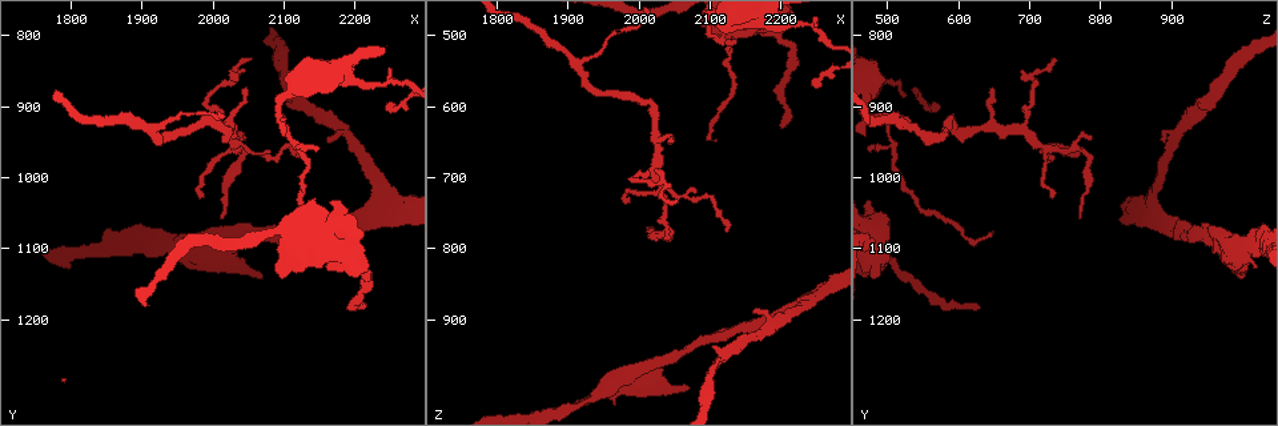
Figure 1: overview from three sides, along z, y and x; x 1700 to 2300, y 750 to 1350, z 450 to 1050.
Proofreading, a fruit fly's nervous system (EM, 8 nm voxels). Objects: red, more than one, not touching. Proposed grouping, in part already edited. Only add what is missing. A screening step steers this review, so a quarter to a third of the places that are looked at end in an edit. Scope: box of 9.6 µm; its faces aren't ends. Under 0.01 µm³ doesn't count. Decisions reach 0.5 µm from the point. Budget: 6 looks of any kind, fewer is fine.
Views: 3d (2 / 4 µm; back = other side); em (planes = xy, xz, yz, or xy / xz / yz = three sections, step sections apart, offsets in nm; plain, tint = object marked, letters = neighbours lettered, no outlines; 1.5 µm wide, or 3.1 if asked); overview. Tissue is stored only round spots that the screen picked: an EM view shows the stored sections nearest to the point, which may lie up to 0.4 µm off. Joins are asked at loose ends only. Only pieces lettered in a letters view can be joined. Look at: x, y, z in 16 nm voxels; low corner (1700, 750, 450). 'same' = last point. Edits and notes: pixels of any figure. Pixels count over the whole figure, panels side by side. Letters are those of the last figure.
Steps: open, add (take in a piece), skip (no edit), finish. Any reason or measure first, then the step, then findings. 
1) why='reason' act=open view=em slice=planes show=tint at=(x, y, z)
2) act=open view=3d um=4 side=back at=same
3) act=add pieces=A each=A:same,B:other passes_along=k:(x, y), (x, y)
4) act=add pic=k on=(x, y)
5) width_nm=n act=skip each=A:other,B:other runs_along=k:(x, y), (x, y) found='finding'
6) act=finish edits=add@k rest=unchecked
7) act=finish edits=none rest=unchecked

why='branch stops here' act=open view=3d um=2 at=(1960, 1125, 1015)

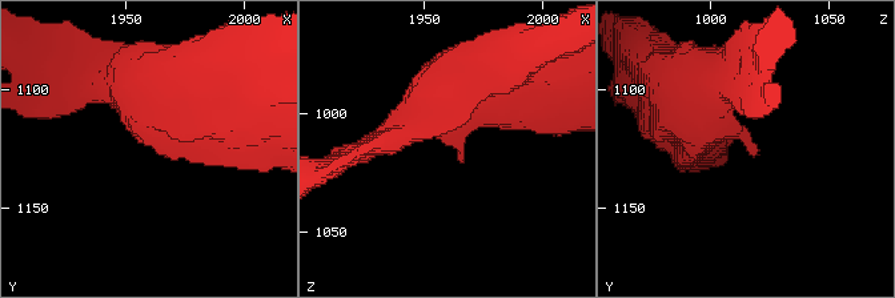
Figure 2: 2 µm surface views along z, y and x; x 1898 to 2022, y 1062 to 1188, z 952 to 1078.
act=open view=em slice=planes show=letters at=(1965, 1127, 1019)

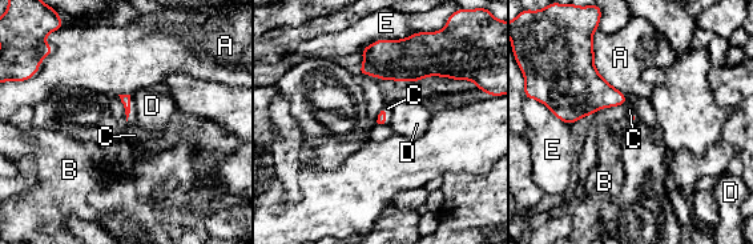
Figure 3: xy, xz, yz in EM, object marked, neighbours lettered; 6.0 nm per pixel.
act=add pieces=C each=A:other,B:other,C:same,D:other,E:other passes_along=3:(125, 99), (129, 110), (135, 135) found='it goes on there'

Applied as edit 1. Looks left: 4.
act=open view=overview

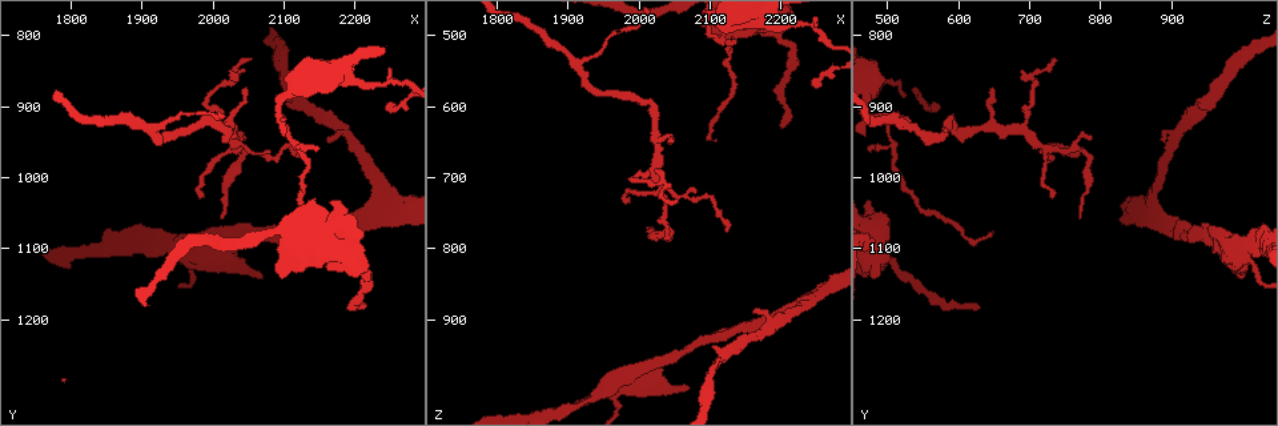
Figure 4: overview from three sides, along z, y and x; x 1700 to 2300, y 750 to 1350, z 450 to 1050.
why='an open end' act=open view=3d um=4 at=(1985, 1025, 730)

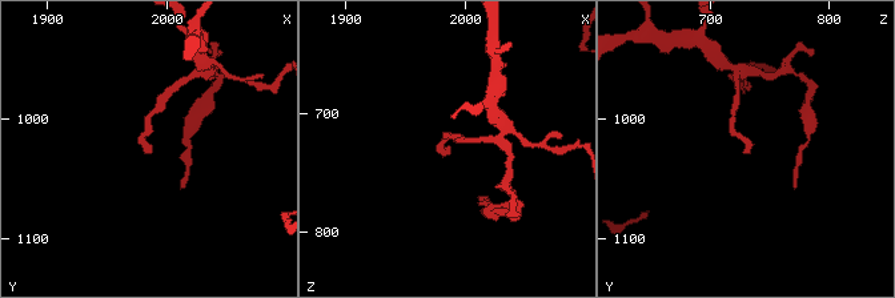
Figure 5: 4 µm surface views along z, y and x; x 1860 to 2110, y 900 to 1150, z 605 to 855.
act=open view=em slice=xz step=8 show=letters at=(1988, 1026, 728)

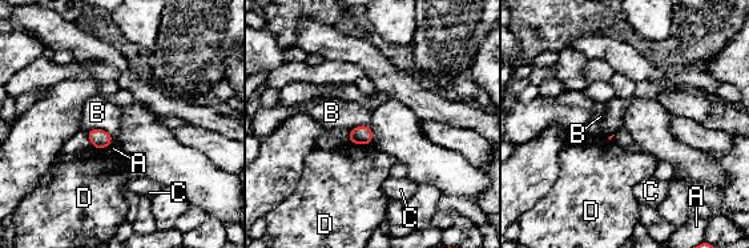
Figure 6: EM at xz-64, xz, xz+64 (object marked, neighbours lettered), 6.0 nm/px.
act=skip each=A:other,B:other,C:other,D:other border=6:(85, 131), (101, 128), (115, 139) found='no lettered piece goes on from it'

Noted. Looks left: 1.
act=finish edits=add@3 rest=unchecked

